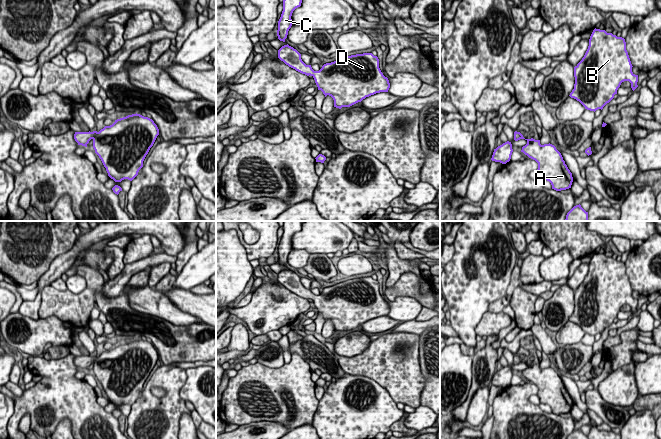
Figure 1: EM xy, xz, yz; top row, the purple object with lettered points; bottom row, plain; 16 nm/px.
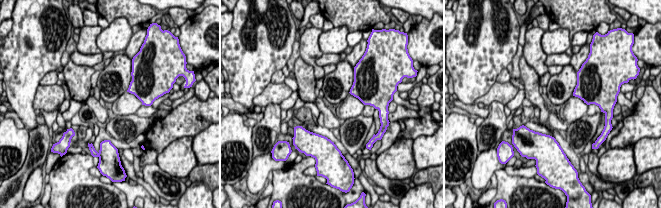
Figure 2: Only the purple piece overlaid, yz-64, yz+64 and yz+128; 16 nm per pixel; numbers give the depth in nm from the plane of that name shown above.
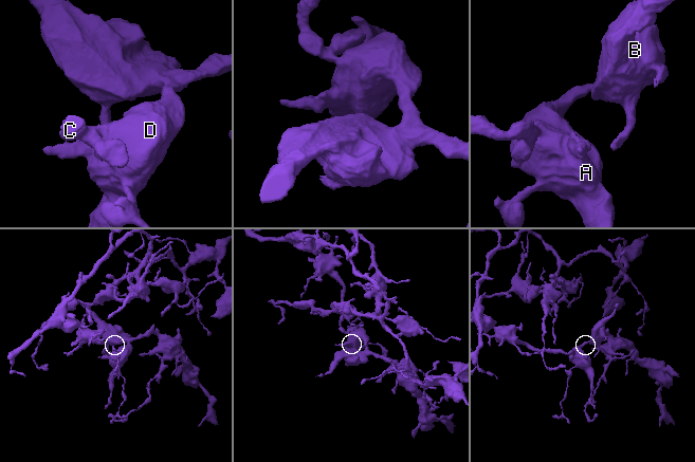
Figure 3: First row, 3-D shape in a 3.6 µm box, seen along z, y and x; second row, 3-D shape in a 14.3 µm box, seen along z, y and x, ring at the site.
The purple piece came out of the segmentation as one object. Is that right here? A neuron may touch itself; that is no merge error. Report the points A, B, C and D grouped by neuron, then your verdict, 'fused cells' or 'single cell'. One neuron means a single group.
A B C D | single cell

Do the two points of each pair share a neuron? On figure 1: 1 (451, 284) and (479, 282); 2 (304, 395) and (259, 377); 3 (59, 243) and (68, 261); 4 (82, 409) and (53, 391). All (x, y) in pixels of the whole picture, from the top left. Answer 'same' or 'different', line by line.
1: same
2: same
3: different
4: same

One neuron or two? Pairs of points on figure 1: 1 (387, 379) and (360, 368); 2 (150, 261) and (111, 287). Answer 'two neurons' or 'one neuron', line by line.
1: one neuron
2: one neuron

